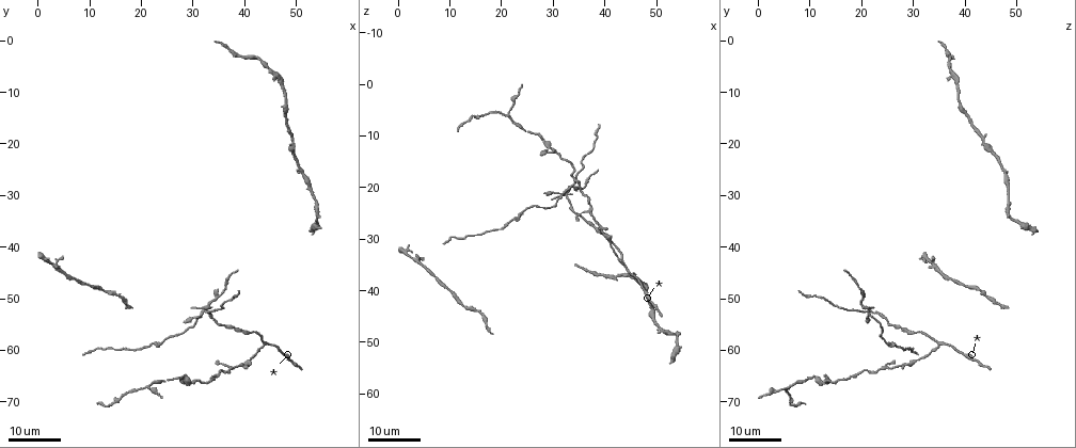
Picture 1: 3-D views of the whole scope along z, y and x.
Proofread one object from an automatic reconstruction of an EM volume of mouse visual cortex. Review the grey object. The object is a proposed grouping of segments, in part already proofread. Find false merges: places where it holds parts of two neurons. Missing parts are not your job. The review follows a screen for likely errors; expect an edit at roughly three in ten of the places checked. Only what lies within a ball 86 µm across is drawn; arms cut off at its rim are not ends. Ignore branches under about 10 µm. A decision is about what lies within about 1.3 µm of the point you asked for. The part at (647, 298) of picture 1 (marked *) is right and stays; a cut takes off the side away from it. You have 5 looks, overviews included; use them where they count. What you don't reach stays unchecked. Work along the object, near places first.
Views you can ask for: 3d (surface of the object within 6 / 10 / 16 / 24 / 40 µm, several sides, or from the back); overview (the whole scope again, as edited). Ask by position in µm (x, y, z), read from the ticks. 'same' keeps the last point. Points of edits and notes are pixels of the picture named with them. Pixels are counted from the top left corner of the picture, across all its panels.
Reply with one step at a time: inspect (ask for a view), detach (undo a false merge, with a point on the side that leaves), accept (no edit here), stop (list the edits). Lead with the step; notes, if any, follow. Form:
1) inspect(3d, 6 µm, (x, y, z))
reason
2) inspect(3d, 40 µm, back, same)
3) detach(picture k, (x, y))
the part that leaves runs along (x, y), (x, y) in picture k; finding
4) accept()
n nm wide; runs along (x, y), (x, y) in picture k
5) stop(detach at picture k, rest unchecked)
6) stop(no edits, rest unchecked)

inspect(3d, 24 µm, (43.5, 58.5, 35.0))
arms part here

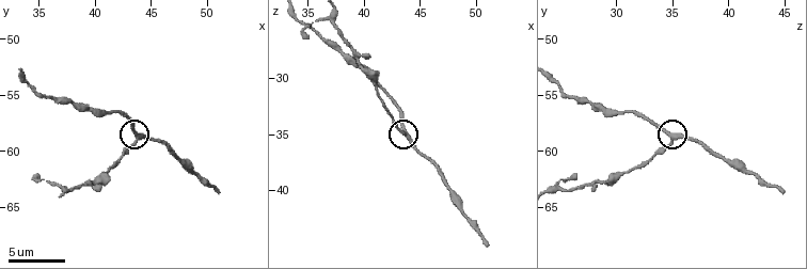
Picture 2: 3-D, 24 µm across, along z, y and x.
inspect(3d, 6 µm, (43.8, 58.6, 35.0))
closer look

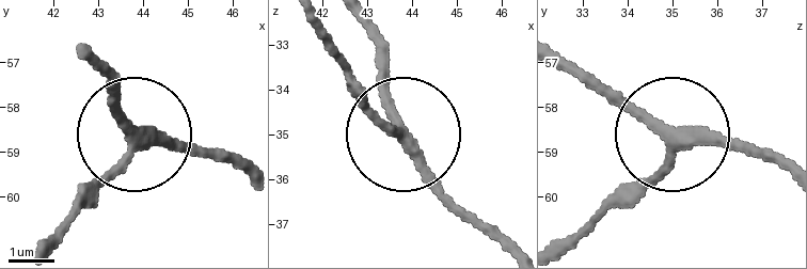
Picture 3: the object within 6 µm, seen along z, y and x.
accept()
3 arms; one neuron here

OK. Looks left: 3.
inspect(3d, 24 µm, (32.5, 52.5, 21.0))
four or more arms meet

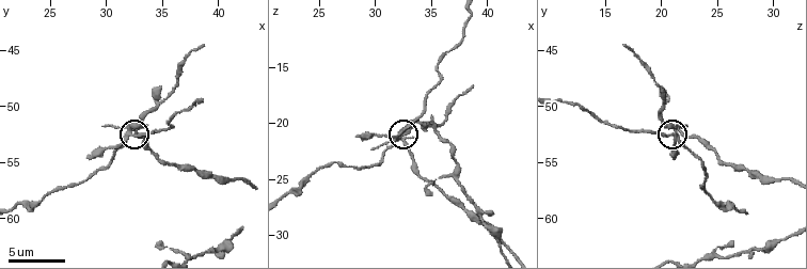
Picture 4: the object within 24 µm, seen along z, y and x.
inspect(3d, 6 µm, (32.0, 52.4, 21.4))

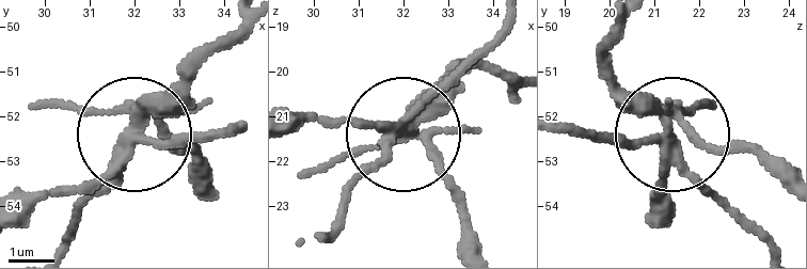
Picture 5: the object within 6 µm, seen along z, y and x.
inspect(3d, 6 µm, back, (32.00, 52.20, 21.20))
other side

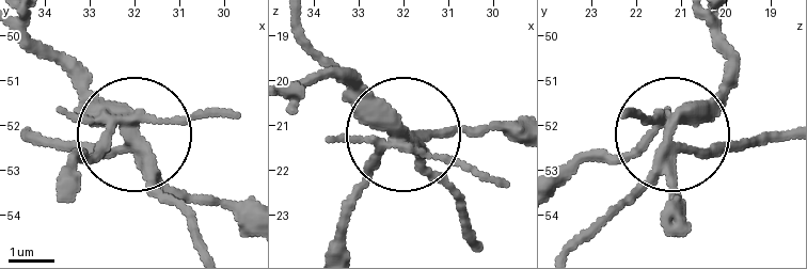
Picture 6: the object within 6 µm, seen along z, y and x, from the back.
detach(picture 6, (713, 155))
5 arms; the part that leaves runs along (664, 127), (642, 182), (572, 250) in picture 6; two neurons meet here

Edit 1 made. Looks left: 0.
stop(detach at picture 6, rest unchecked)

